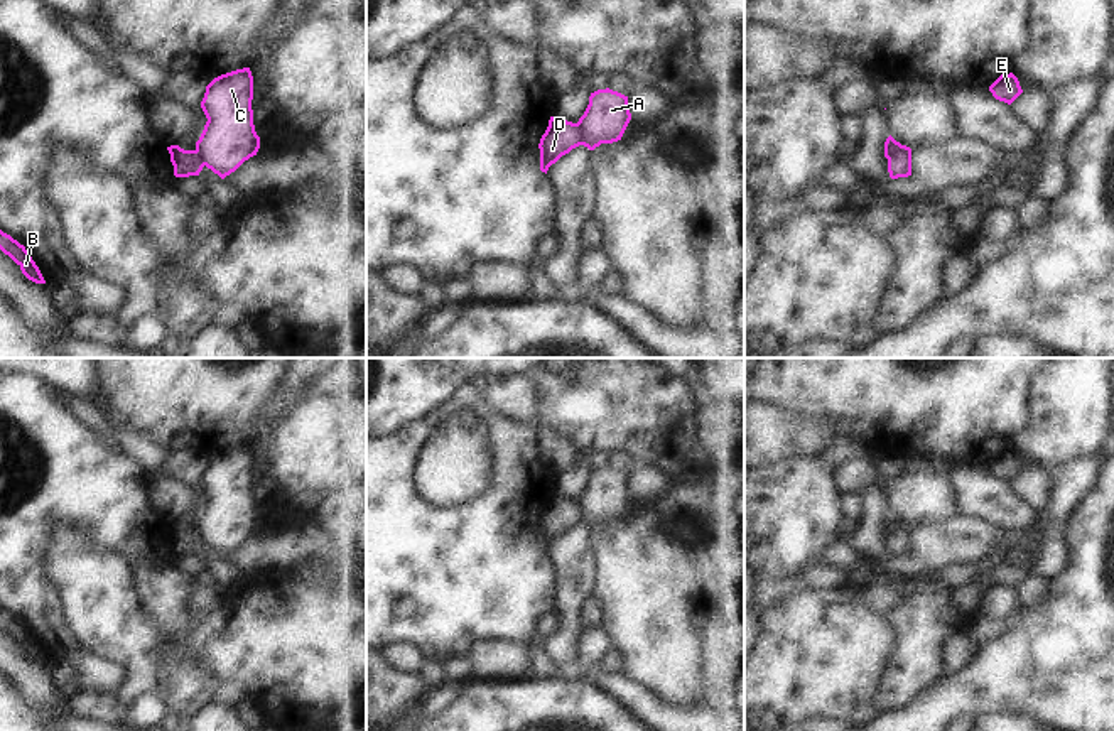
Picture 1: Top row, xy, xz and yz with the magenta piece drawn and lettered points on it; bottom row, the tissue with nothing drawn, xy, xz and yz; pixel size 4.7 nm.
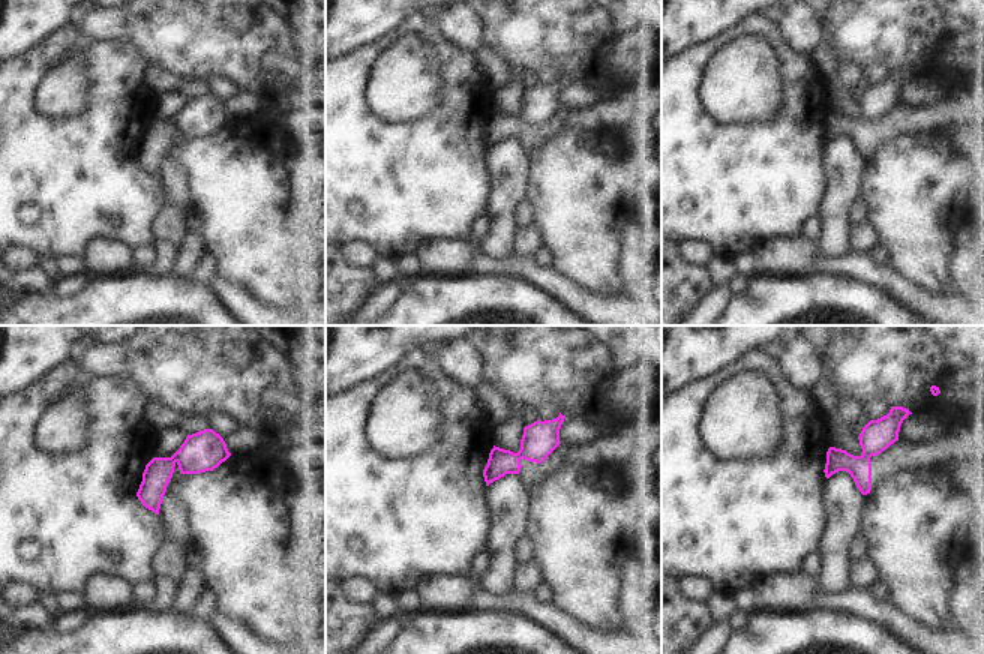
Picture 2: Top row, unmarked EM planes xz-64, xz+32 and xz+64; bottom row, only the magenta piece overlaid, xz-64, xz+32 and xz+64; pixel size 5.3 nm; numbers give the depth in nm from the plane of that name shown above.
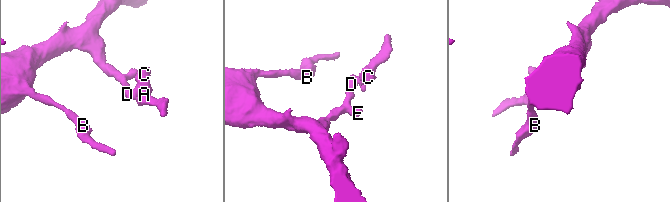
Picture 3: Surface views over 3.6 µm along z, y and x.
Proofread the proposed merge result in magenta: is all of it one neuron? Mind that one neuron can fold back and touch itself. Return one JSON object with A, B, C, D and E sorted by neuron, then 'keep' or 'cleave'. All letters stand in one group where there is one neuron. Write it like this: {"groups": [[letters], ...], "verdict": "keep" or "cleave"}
{"groups": [["A", "C"], ["B", "D", "E"]], "verdict": "cleave"}

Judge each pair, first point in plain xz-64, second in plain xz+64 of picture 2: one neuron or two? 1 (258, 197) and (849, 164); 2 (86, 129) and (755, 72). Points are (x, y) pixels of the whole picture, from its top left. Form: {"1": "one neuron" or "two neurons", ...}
{"1": "two neurons", "2": "two neurons"}

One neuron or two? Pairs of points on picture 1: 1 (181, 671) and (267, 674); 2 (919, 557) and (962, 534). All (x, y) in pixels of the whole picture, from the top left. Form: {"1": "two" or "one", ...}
{"1": "two", "2": "one"}

